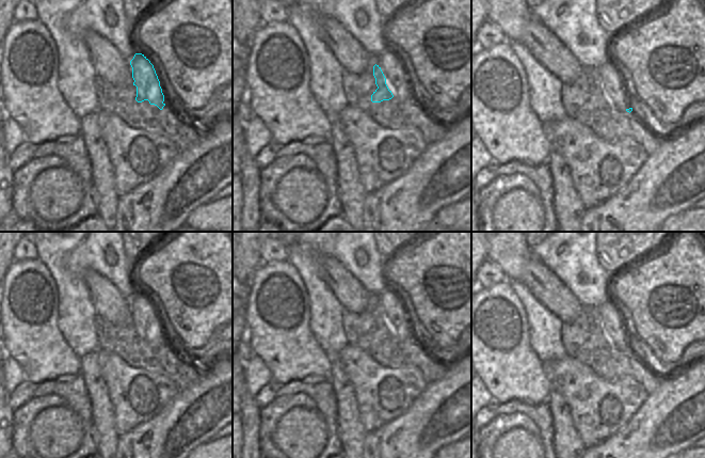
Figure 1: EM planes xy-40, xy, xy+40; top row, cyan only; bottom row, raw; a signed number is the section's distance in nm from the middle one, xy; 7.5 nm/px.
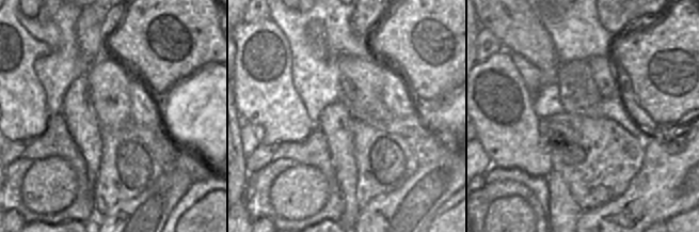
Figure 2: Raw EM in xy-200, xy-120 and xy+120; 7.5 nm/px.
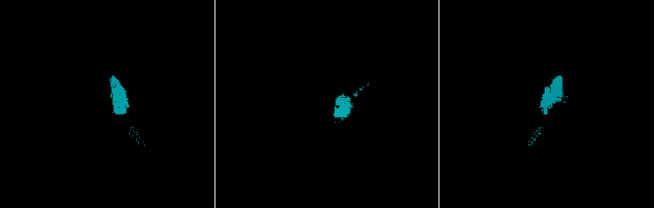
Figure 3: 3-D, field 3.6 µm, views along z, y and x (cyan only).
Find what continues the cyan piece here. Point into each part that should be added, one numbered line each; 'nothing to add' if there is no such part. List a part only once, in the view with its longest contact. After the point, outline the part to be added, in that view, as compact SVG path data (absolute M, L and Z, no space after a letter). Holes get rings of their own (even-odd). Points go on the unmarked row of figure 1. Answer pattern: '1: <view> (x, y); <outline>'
1: xy+40 (611, 318); M611 294L607 296L606 302L599 306L599 313L604 330L608 337L622 352L626 352L626 346L629 344L627 332L623 323L621 311Z

